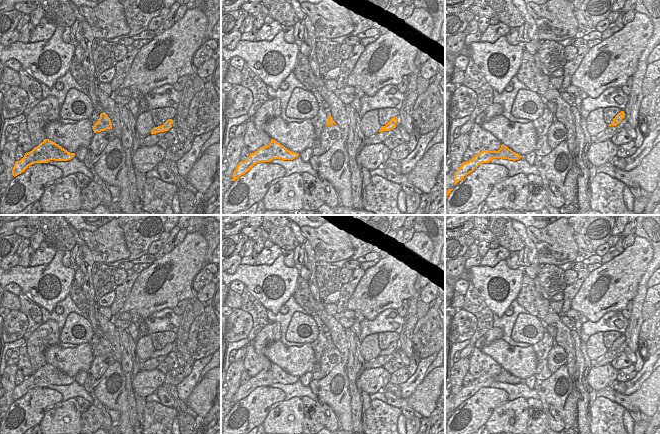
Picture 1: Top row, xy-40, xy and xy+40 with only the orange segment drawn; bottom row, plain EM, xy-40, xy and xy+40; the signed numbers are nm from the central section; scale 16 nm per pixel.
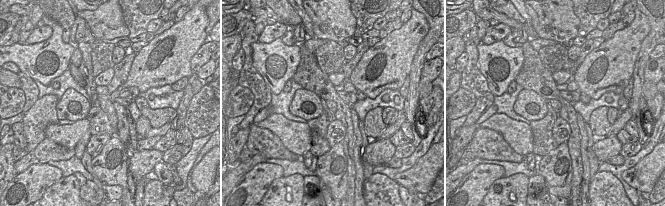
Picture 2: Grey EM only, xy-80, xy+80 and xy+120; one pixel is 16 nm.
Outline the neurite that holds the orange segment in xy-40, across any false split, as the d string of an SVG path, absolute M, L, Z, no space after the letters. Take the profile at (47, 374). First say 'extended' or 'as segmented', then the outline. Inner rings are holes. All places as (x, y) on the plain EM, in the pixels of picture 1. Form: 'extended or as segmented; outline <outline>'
as segmented; outline M45 363L32 375L25 377L24 381L16 385L12 393L12 399L15 401L24 396L30 389L35 387L48 387L54 385L68 385L75 380L55 366Z

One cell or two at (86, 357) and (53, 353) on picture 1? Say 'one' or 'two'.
one

